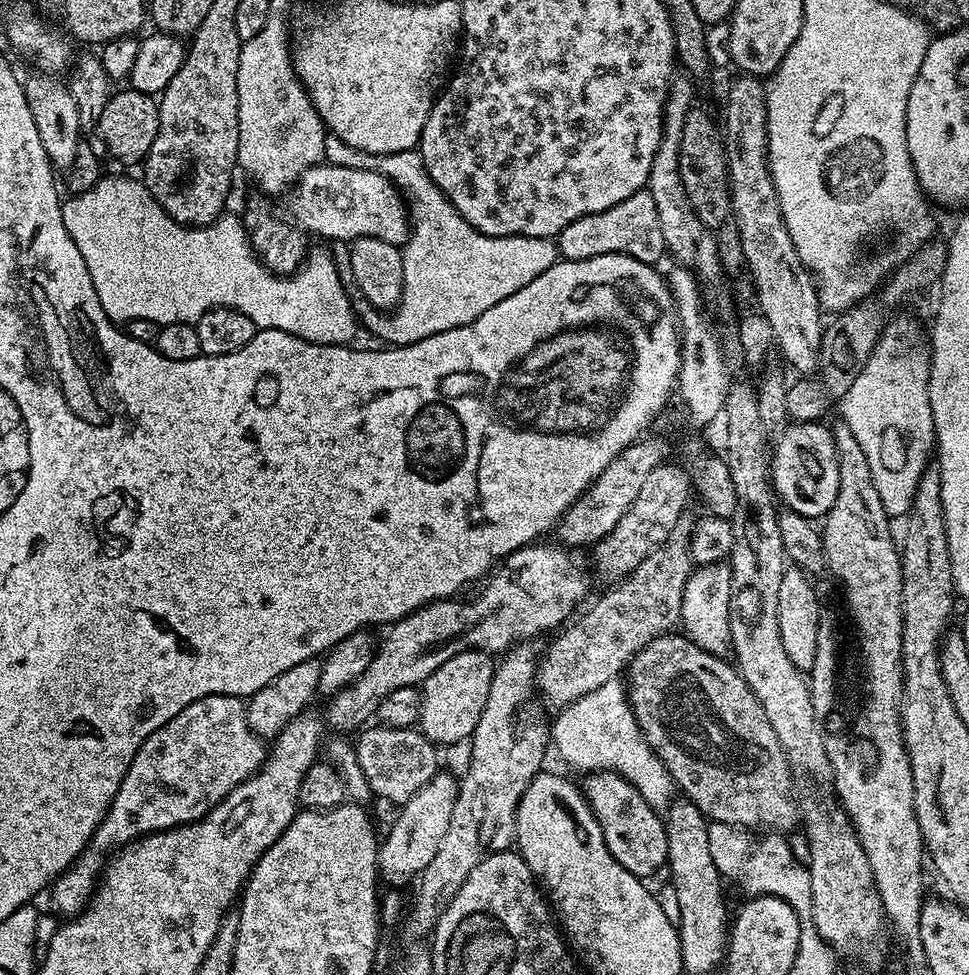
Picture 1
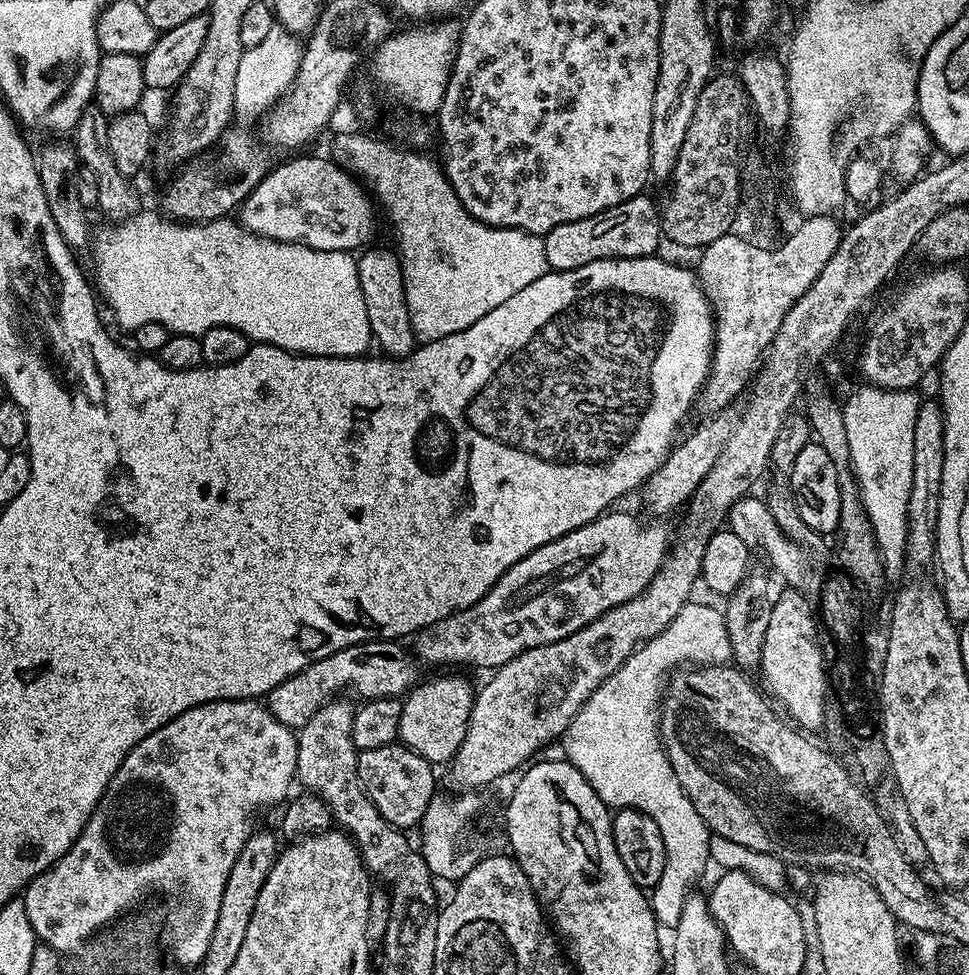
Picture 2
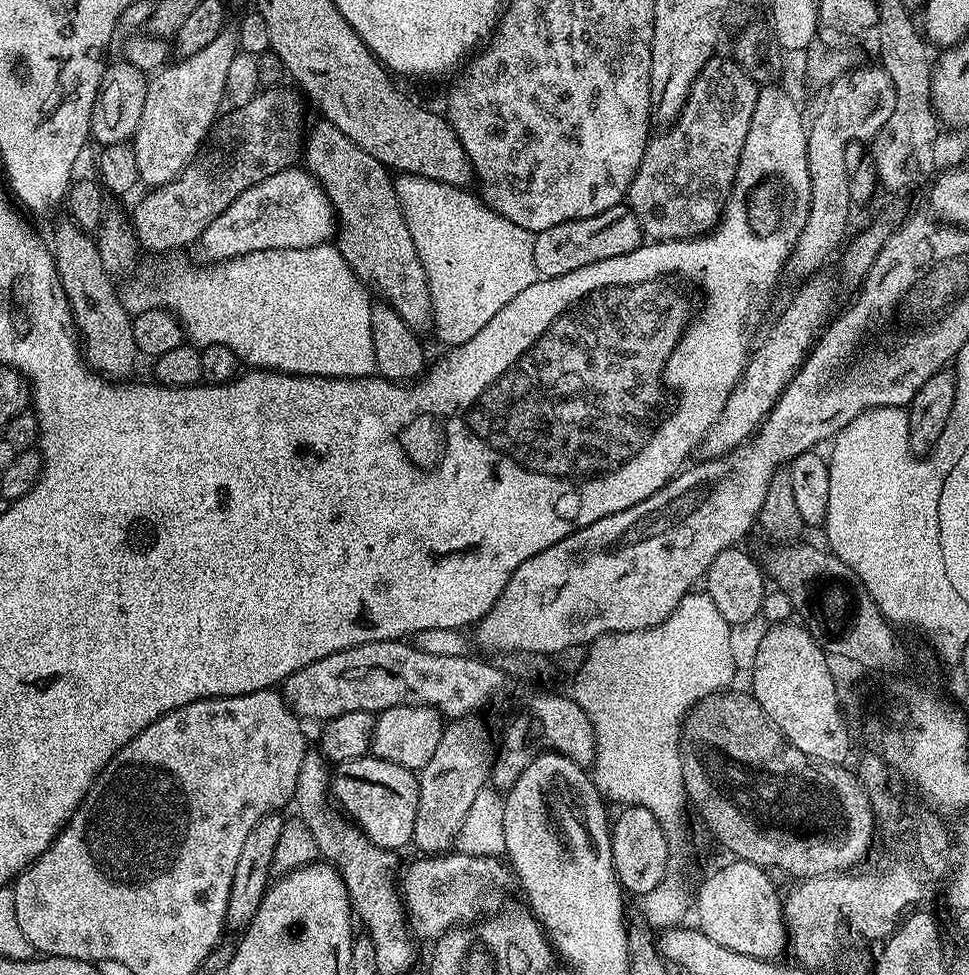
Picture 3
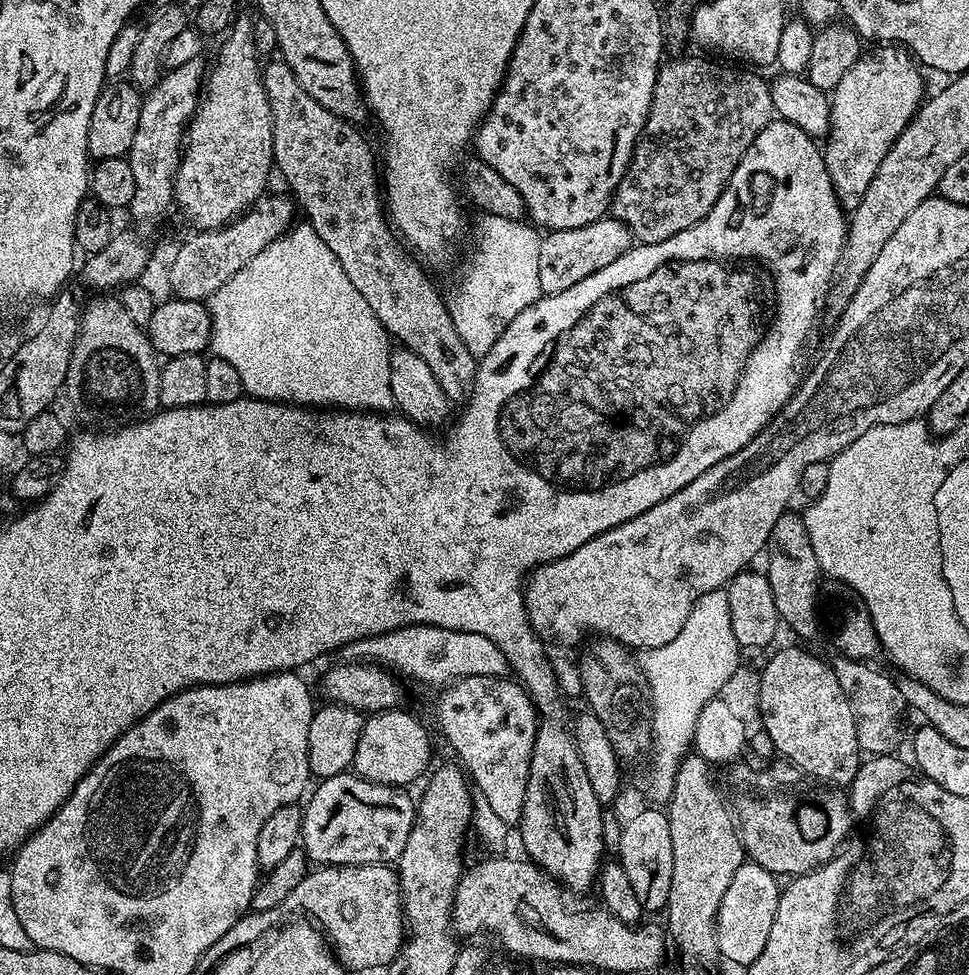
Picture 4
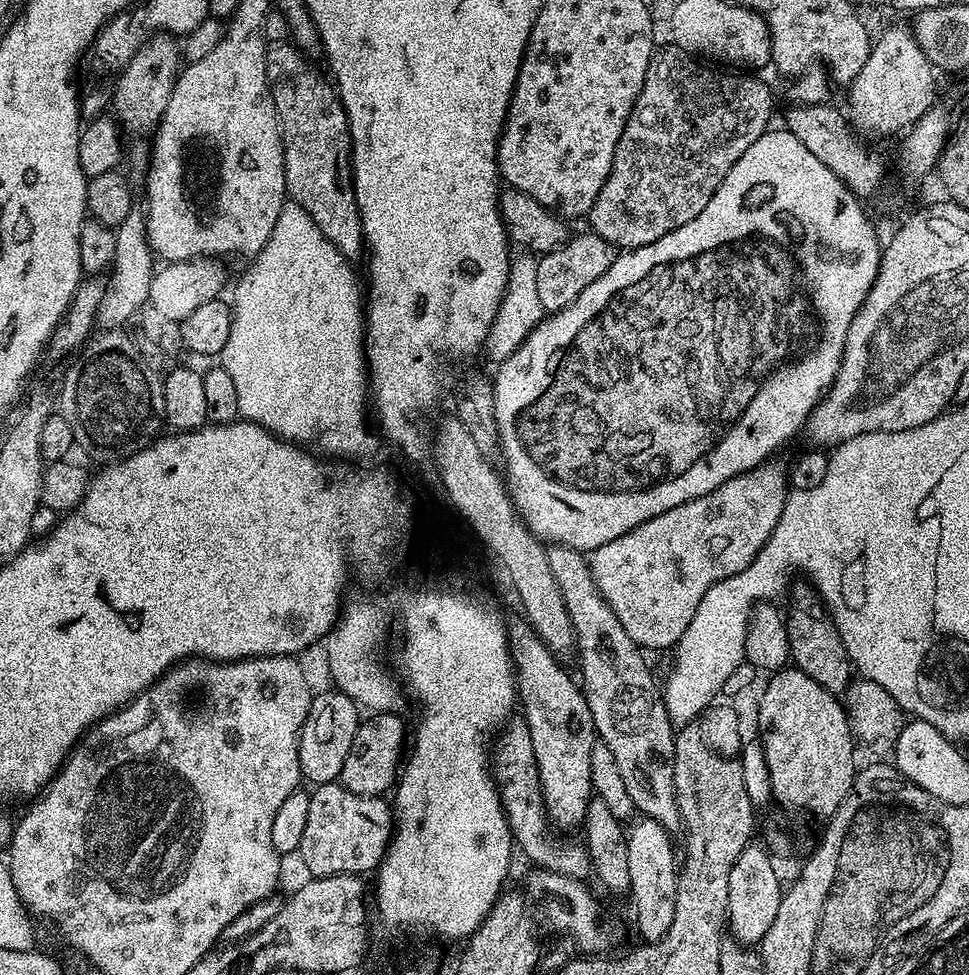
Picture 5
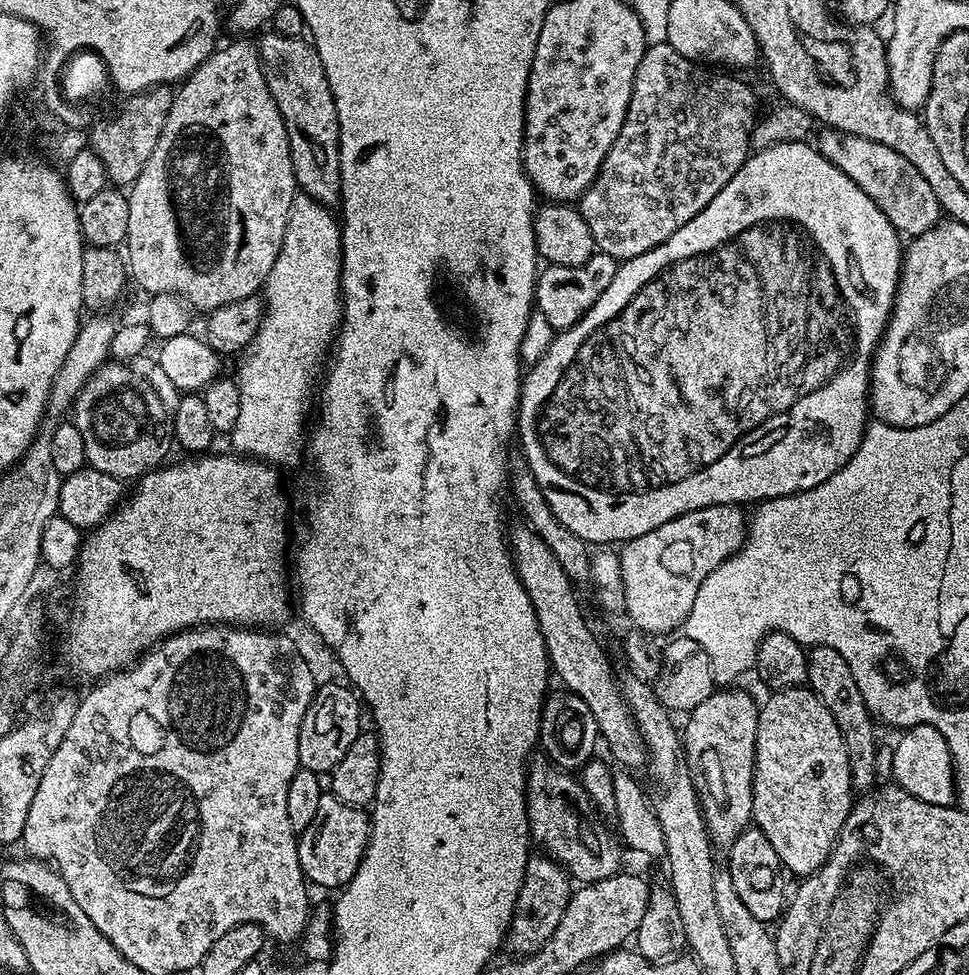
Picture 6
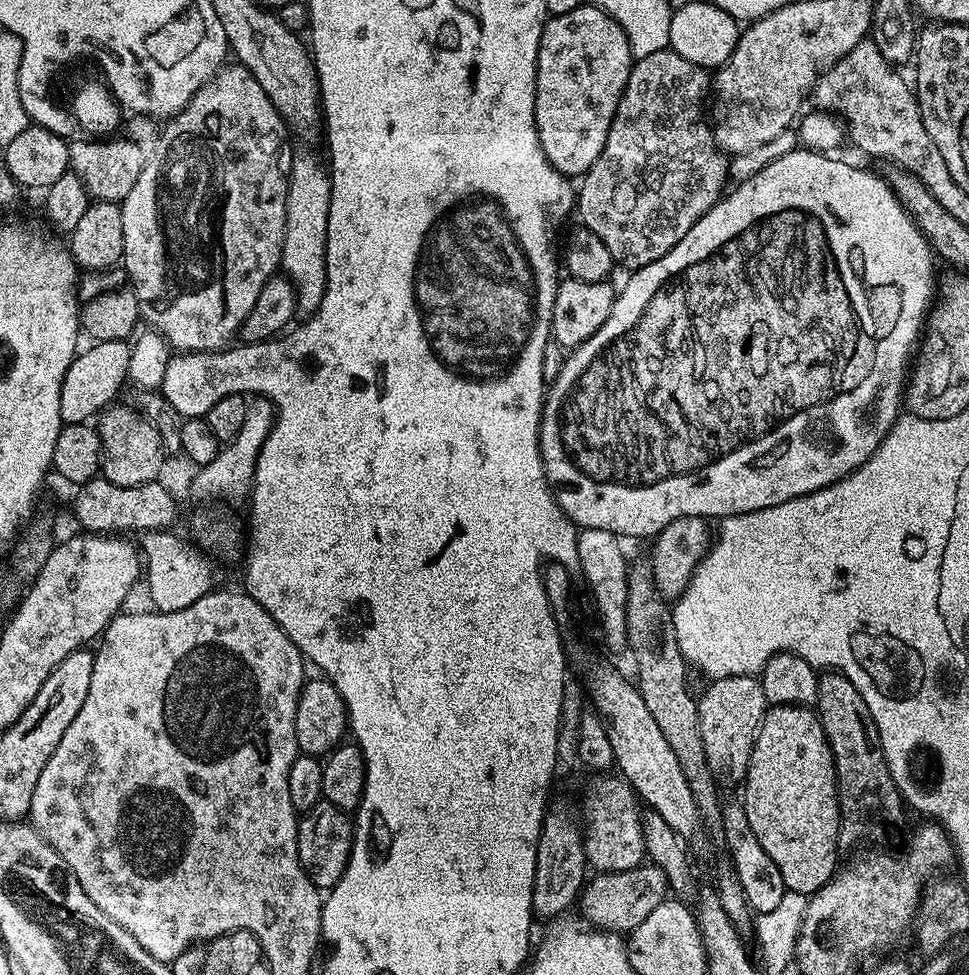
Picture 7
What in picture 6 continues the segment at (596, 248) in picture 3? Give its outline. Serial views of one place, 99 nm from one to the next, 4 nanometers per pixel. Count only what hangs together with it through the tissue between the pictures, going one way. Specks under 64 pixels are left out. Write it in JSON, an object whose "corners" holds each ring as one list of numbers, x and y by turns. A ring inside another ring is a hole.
{"corners":[[596,251,582,266,558,266,548,264,536,279,535,307,544,315,546,322,554,330,563,330,574,326,598,302,602,290,610,286,610,278,614,278,618,261,613,256,602,251]]}

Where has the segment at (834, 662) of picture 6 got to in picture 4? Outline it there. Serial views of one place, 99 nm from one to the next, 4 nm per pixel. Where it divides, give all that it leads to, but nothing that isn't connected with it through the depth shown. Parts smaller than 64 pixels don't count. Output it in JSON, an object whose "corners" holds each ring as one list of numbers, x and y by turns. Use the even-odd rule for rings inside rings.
{"corners":[[786,511,778,518,778,522,774,522,772,536,768,539,767,556,768,568,766,567,766,575,770,582,770,590,774,594,774,606,778,606,781,621,786,625,786,628,789,628,800,639,797,641,808,642,804,640,814,639,820,632,820,620,816,617,816,599,820,596,822,573,818,558,814,554,814,546,810,546,810,534,804,525,804,517,799,511]]}

